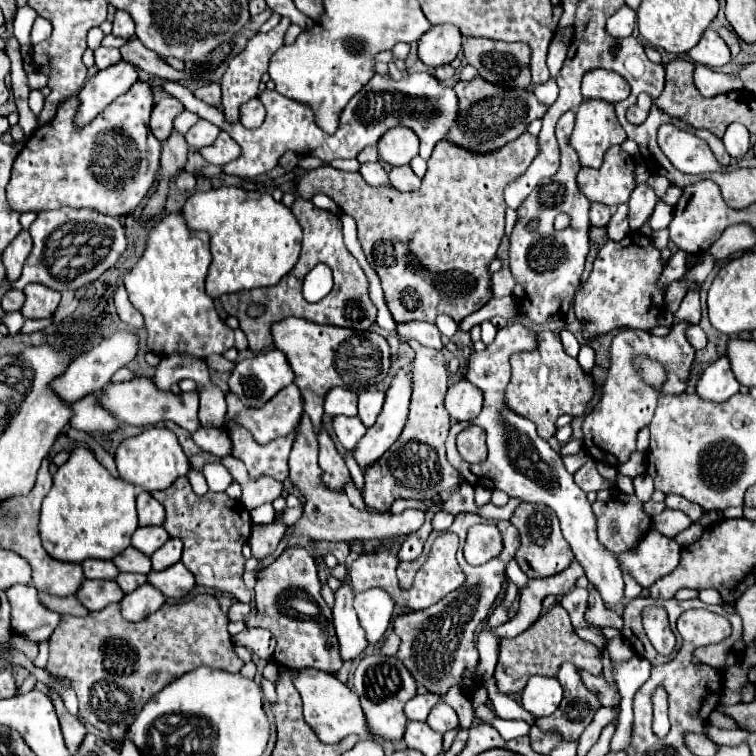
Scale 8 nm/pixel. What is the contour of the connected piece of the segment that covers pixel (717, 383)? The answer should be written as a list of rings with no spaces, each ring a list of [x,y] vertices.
[[[721,357],[703,371],[701,379],[697,381],[697,395],[703,401],[725,403],[733,393],[739,391],[739,387],[741,385],[729,369],[729,359]]]

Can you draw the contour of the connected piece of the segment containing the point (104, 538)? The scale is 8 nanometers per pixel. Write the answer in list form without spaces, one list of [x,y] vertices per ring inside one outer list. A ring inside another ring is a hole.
[[[77,447],[71,457],[57,469],[53,477],[53,487],[43,499],[41,507],[41,525],[39,533],[47,553],[59,561],[81,563],[89,557],[95,559],[113,559],[119,551],[131,545],[131,535],[137,529],[137,511],[135,511],[135,487],[123,479],[115,479],[85,447]]]

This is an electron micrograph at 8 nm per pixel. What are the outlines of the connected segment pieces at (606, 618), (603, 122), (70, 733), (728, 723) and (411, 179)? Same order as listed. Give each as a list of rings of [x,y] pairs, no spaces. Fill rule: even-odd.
[[[591,589],[591,593],[589,593],[587,621],[593,623],[593,625],[597,625],[597,627],[607,627],[607,625],[617,627],[617,629],[623,627],[622,617],[617,615],[615,611],[611,611],[611,609],[605,607],[605,603],[601,601],[601,597],[599,597],[599,593],[595,589]]]
[[[585,99],[579,105],[569,143],[575,147],[581,165],[599,167],[605,151],[611,145],[619,145],[623,141],[625,133],[611,103],[601,99]]]
[[[49,689],[49,697],[51,697],[53,705],[55,705],[55,711],[57,711],[57,717],[59,717],[59,723],[61,723],[61,731],[63,731],[63,737],[65,737],[65,745],[67,745],[67,749],[71,753],[75,753],[75,749],[81,745],[87,729],[85,729],[85,725],[77,717],[73,717],[65,709],[63,699],[53,689]]]
[[[717,709],[709,715],[709,723],[717,729],[739,729],[739,725],[737,725],[737,721],[733,721],[733,717],[729,717],[727,713],[721,713]]]
[[[393,167],[389,171],[389,179],[397,191],[417,191],[421,187],[421,179],[413,173],[413,169],[407,167]]]

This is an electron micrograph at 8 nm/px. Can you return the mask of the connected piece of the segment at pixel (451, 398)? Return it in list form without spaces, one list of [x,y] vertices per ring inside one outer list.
[[[459,379],[449,387],[445,395],[445,409],[455,421],[471,421],[481,411],[479,397],[483,397],[483,393],[473,383]]]

